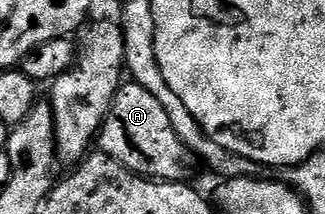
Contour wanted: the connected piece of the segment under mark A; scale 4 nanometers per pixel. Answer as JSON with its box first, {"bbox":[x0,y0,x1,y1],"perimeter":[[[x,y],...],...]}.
{"bbox":[96,81,196,183],"perimeter":[[[133,81],[123,82],[114,94],[112,105],[96,136],[96,143],[105,154],[122,163],[135,175],[157,179],[164,183],[181,183],[193,180],[196,156],[176,135],[168,114],[160,102],[147,89]]]}

